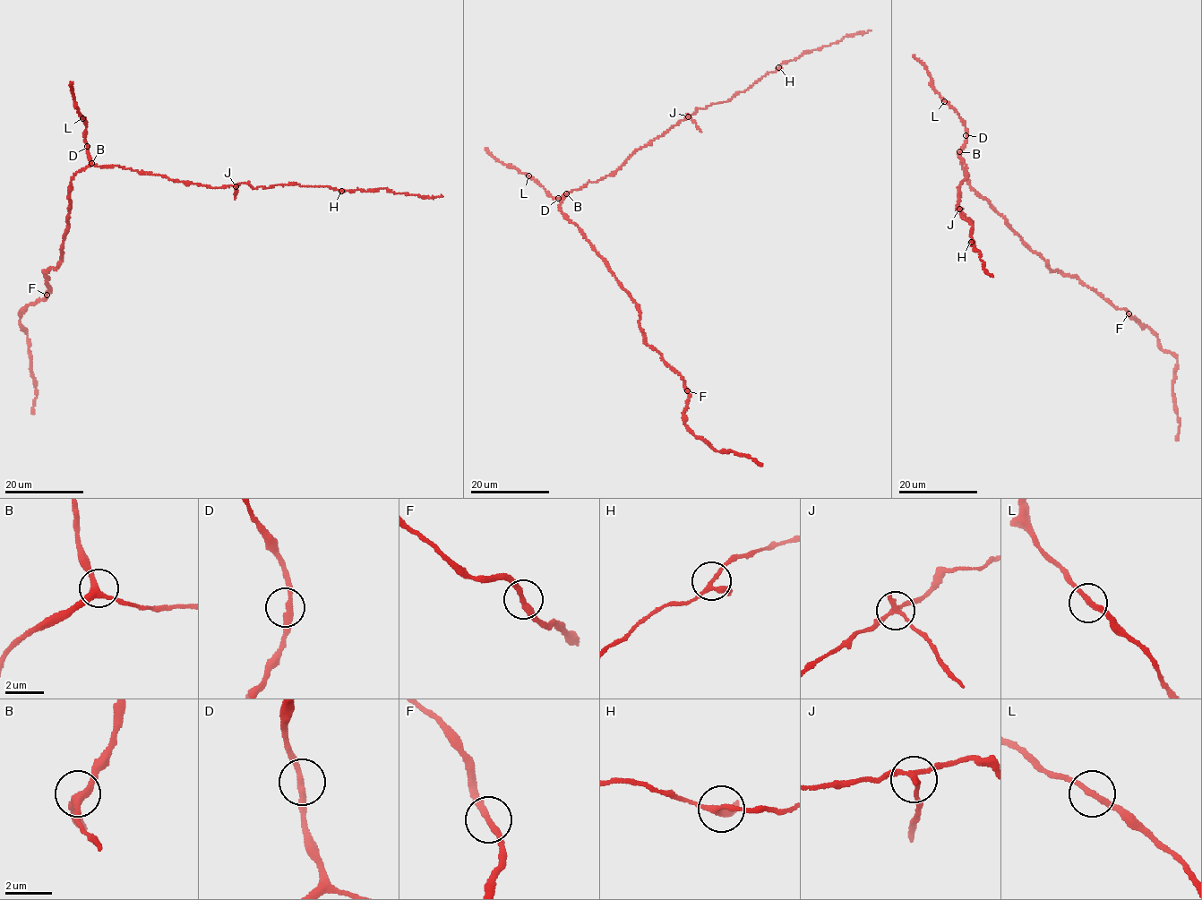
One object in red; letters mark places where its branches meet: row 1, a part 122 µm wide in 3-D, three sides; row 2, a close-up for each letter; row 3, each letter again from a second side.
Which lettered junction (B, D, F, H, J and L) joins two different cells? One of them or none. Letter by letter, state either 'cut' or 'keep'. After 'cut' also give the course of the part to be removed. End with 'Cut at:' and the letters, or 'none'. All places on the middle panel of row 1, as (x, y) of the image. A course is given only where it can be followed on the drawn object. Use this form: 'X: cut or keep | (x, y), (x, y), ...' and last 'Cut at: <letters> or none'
B: keep
D: keep
F: keep
H: keep
J: cut | (688, 116), (701, 132)
L: keep
Cut at: J

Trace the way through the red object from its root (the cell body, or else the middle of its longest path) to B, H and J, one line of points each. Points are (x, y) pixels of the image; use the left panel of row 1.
B: (71, 185), (72, 176), (91, 163)
H: (71, 185), (72, 176), (95, 165), (120, 166), (211, 187), (298, 184), (341, 191)
J: (71, 185), (72, 176), (95, 165), (120, 166), (211, 187), (236, 186)

